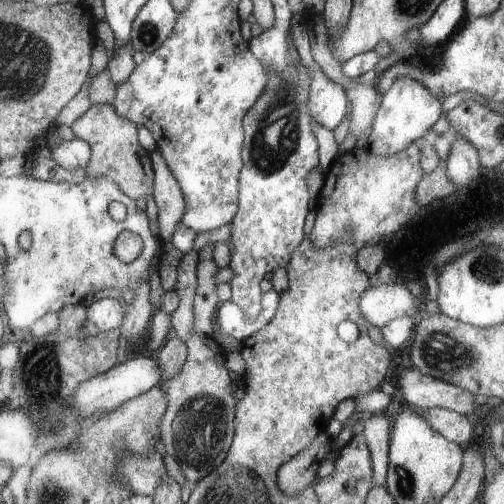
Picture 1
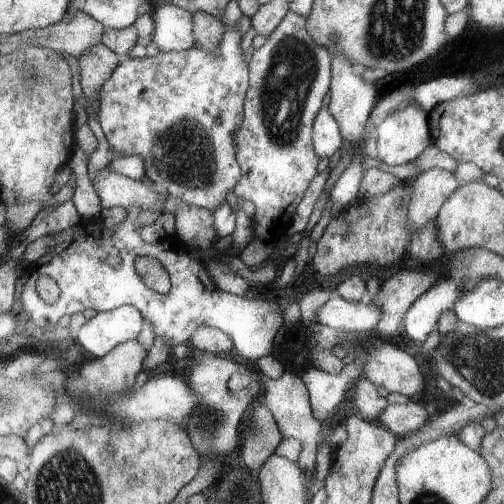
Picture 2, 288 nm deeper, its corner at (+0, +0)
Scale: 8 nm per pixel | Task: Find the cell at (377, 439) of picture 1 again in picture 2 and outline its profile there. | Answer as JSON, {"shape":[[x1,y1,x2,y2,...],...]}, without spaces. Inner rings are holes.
{"shape":[[359,378,357,382,351,384,351,388,347,390,347,400,353,402,353,406,359,410,359,414,367,420,367,422,375,422,381,414,381,410,385,410,389,404,385,402,385,398,381,398,375,390,377,386,373,386,367,378]]}

